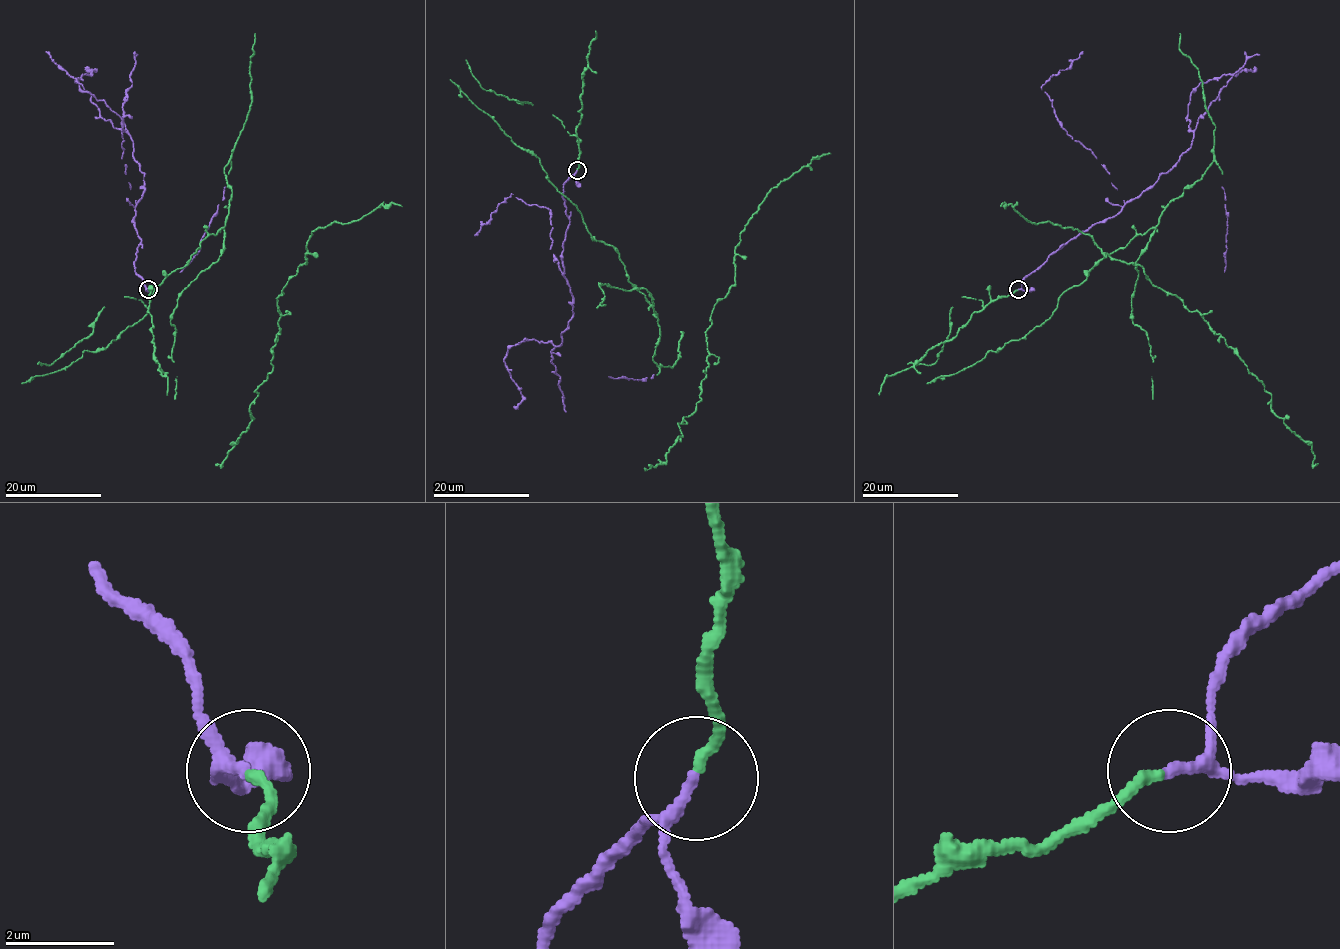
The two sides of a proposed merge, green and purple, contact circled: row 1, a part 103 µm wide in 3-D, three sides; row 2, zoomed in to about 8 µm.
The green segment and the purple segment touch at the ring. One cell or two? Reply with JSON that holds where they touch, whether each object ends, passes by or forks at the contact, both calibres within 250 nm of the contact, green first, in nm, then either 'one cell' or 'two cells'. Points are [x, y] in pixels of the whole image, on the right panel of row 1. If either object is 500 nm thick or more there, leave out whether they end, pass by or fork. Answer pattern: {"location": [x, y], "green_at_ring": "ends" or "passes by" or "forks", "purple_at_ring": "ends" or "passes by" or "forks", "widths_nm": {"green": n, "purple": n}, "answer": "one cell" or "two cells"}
{"location": [1018, 289], "green_at_ring": "ends", "purple_at_ring": "passes by", "widths_nm": {"green": 180, "purple": 170}, "answer": "one cell"}

